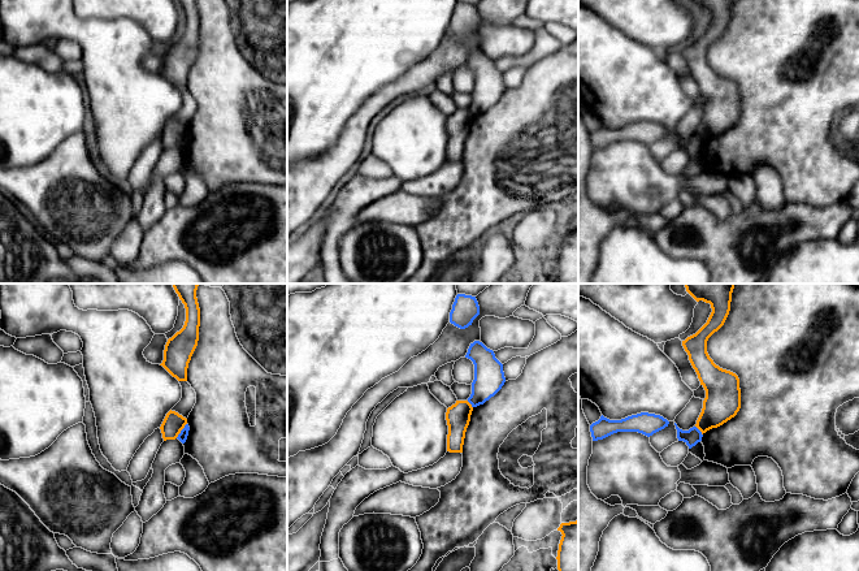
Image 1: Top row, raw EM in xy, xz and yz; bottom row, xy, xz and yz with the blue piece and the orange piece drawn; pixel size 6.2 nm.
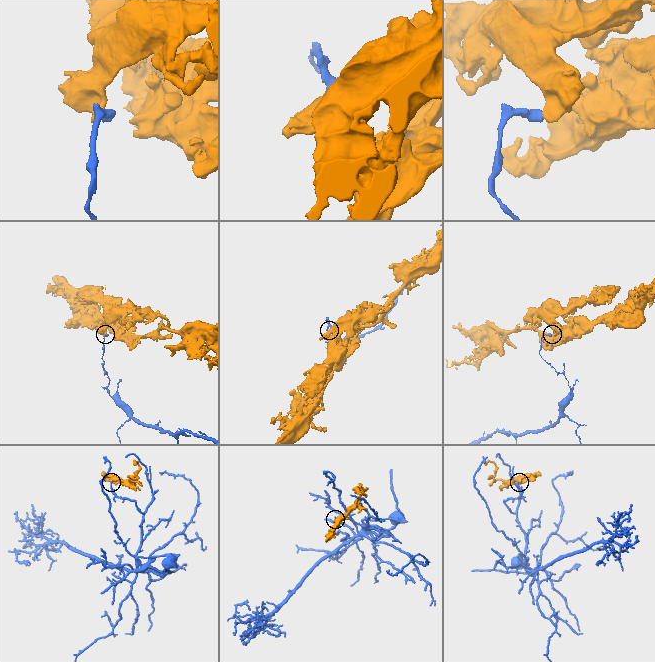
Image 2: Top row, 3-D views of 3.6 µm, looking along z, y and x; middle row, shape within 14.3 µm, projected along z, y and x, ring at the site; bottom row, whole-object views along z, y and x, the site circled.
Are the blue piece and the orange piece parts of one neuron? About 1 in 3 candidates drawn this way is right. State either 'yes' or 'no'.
no

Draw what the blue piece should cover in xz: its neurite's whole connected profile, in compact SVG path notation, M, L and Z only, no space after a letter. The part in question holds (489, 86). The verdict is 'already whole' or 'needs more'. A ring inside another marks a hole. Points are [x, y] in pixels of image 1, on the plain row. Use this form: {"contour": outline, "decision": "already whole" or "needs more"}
{"contour": "M480 49L470 52L465 66L474 73L474 88L468 111L472 116L477 116L494 105L504 94L503 73L495 66L494 60Z", "decision": "already whole"}

